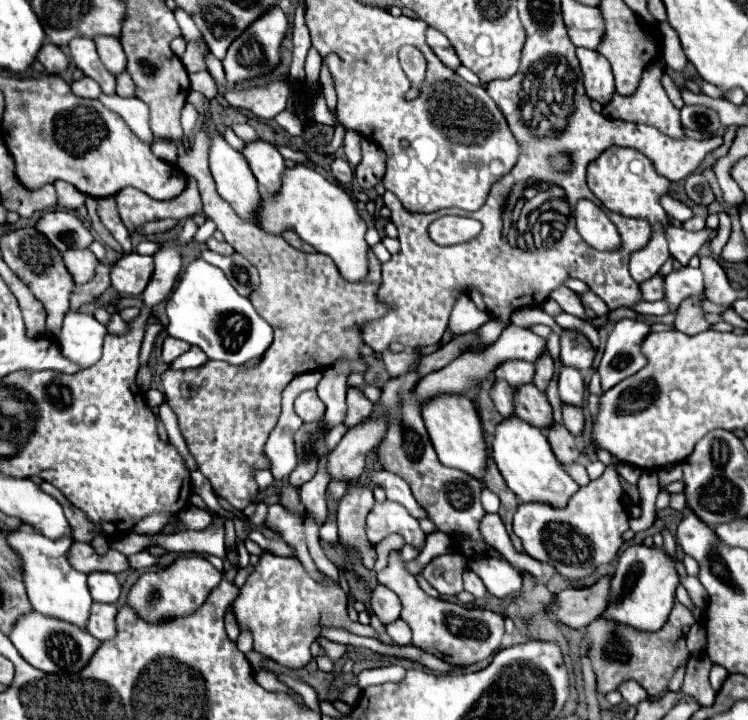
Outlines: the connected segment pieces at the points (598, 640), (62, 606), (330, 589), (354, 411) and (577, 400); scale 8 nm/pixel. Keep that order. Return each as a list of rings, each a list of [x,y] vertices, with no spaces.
[[[674,602],[674,608],[664,628],[656,632],[636,630],[628,624],[612,622],[608,618],[598,618],[596,622],[588,624],[584,630],[584,636],[590,640],[588,658],[596,674],[598,694],[606,696],[608,692],[616,690],[624,680],[636,680],[648,690],[650,696],[660,696],[662,692],[666,692],[674,672],[690,658],[690,652],[686,646],[686,634],[682,630],[684,626],[690,626],[690,624],[694,624],[694,618],[690,610],[680,602]]]
[[[22,524],[18,530],[14,530],[8,536],[8,544],[20,554],[24,584],[26,584],[26,592],[32,602],[32,608],[44,616],[54,616],[56,620],[64,620],[68,624],[74,624],[86,630],[90,608],[92,608],[92,596],[88,592],[86,574],[74,570],[66,560],[66,552],[72,540],[70,538],[48,540],[34,528]]]
[[[268,550],[262,552],[258,566],[248,576],[246,584],[240,588],[234,600],[234,614],[240,628],[248,628],[254,636],[254,650],[266,654],[286,668],[306,666],[310,656],[310,646],[322,628],[344,628],[358,636],[372,636],[386,644],[392,644],[385,632],[376,634],[372,626],[362,626],[352,622],[346,612],[346,592],[338,582],[324,574],[324,580],[314,580],[302,562],[294,556],[276,556]]]
[[[354,386],[348,388],[348,400],[346,400],[346,404],[348,404],[348,414],[346,414],[344,424],[346,424],[348,428],[356,426],[356,424],[362,422],[366,416],[370,416],[370,412],[372,412],[372,408],[374,408],[374,404],[364,396],[362,388],[354,388]]]
[[[562,366],[560,378],[558,378],[558,392],[564,404],[582,408],[584,398],[586,398],[586,384],[584,384],[582,374],[576,368]]]

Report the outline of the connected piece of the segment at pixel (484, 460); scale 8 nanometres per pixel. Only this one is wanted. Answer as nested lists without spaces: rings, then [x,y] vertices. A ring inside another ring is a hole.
[[[444,394],[422,404],[422,418],[440,462],[450,468],[460,468],[462,472],[476,476],[476,480],[484,480],[484,468],[488,464],[488,446],[474,402],[466,396]]]

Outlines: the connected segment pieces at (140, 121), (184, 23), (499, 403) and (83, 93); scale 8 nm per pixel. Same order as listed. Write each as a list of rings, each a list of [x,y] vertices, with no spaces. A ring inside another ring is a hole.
[[[100,96],[100,102],[122,116],[122,120],[130,126],[130,130],[146,144],[152,144],[154,136],[148,124],[148,106],[140,98],[120,98],[120,96]]]
[[[176,8],[176,20],[178,20],[178,26],[180,26],[180,30],[182,30],[182,36],[186,36],[188,40],[196,40],[196,38],[200,38],[202,34],[200,34],[200,30],[196,28],[196,24],[194,24],[194,20],[190,18],[190,14],[186,14],[182,8]]]
[[[494,382],[492,384],[492,390],[490,390],[490,398],[494,400],[494,406],[496,410],[504,416],[504,418],[512,418],[514,416],[514,392],[508,384],[504,382]]]
[[[82,78],[82,80],[76,80],[72,82],[72,92],[80,98],[98,98],[102,94],[102,88],[96,80],[92,78]]]

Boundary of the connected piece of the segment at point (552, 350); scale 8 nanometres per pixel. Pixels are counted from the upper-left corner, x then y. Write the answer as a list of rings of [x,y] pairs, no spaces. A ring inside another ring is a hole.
[[[552,332],[548,338],[546,338],[547,350],[551,357],[556,361],[560,362],[560,338],[559,336]]]

